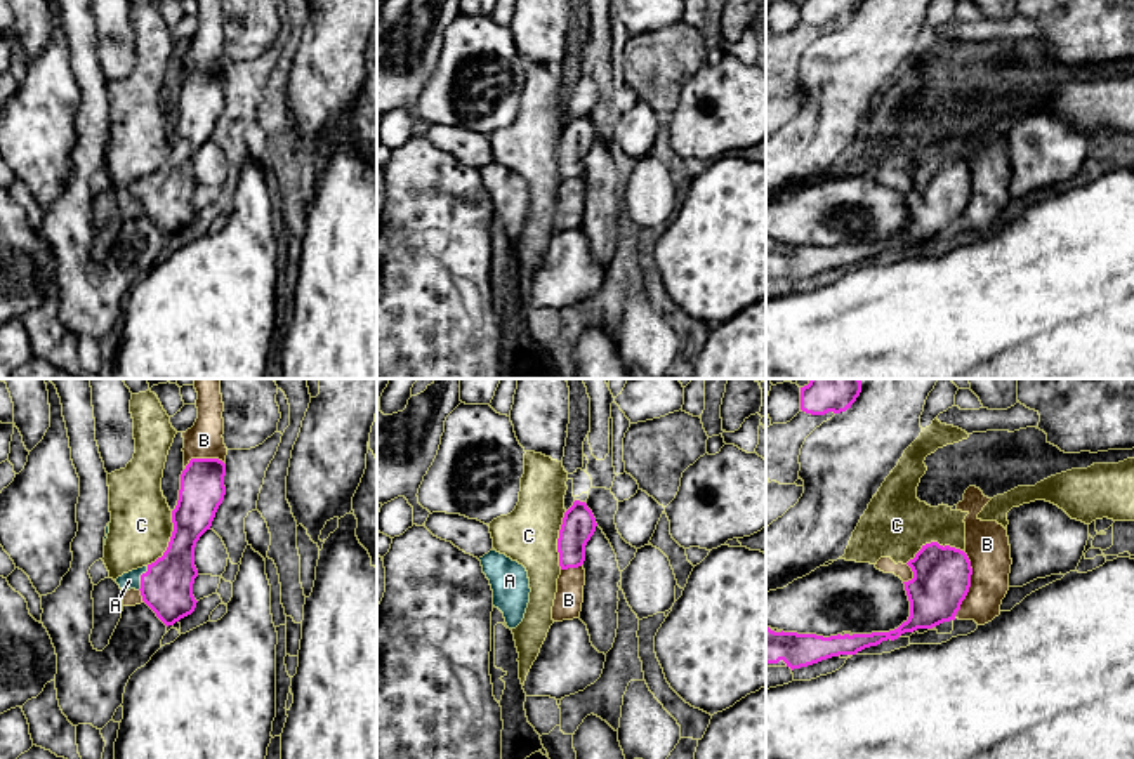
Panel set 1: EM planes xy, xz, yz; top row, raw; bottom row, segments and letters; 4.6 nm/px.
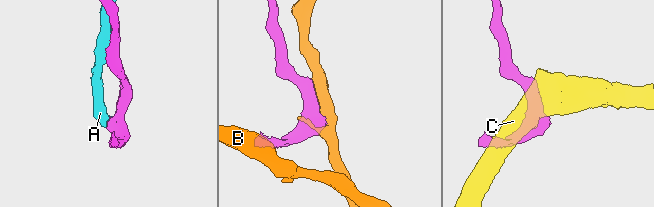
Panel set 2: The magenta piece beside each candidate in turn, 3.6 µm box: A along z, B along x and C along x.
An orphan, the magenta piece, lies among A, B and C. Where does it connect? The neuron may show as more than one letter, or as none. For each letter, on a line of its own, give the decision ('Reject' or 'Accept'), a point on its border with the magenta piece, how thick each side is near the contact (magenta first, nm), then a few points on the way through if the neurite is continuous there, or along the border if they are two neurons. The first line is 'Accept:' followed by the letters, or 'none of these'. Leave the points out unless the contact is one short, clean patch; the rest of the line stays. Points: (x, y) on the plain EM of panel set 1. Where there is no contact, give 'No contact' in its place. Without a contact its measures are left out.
Accept: A
A: Accept. Touches magenta at xy (141, 190). Thickness 240 nm (magenta) against 80 nm. Path across: xy (167, 197), (141, 190), (129, 191)
B: Reject. Touches magenta at yz (969, 195). Thickness 280 nm (magenta) against 200 nm
C: Reject. Touches magenta at yz (933, 153). Thickness 280 nm (magenta) against 300 nm

